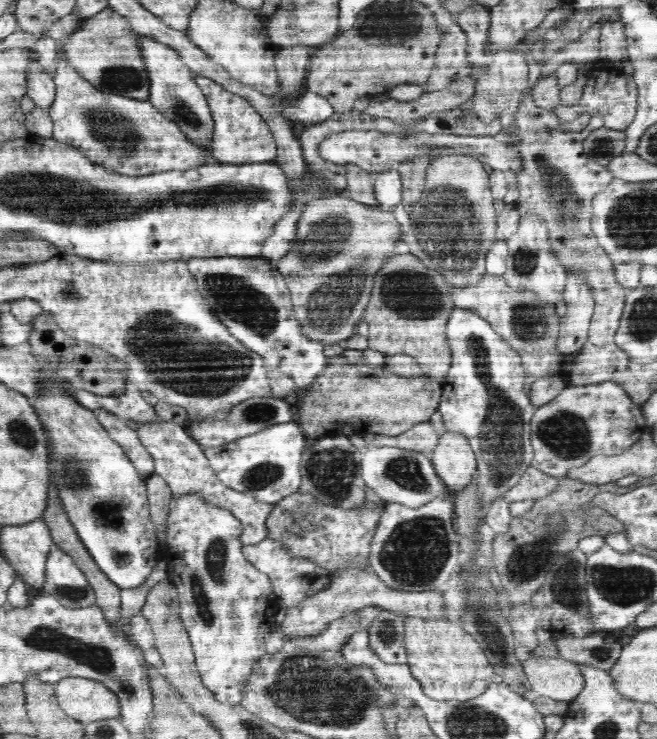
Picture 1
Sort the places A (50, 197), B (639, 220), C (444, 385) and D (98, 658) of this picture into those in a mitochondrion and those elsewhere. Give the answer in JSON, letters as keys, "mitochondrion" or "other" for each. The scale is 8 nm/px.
{"A":"mitochondrion","B":"mitochondrion","C":"other","D":"mitochondrion"}

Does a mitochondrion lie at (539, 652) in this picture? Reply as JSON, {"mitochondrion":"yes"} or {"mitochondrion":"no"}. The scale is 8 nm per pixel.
{"mitochondrion":"no"}

